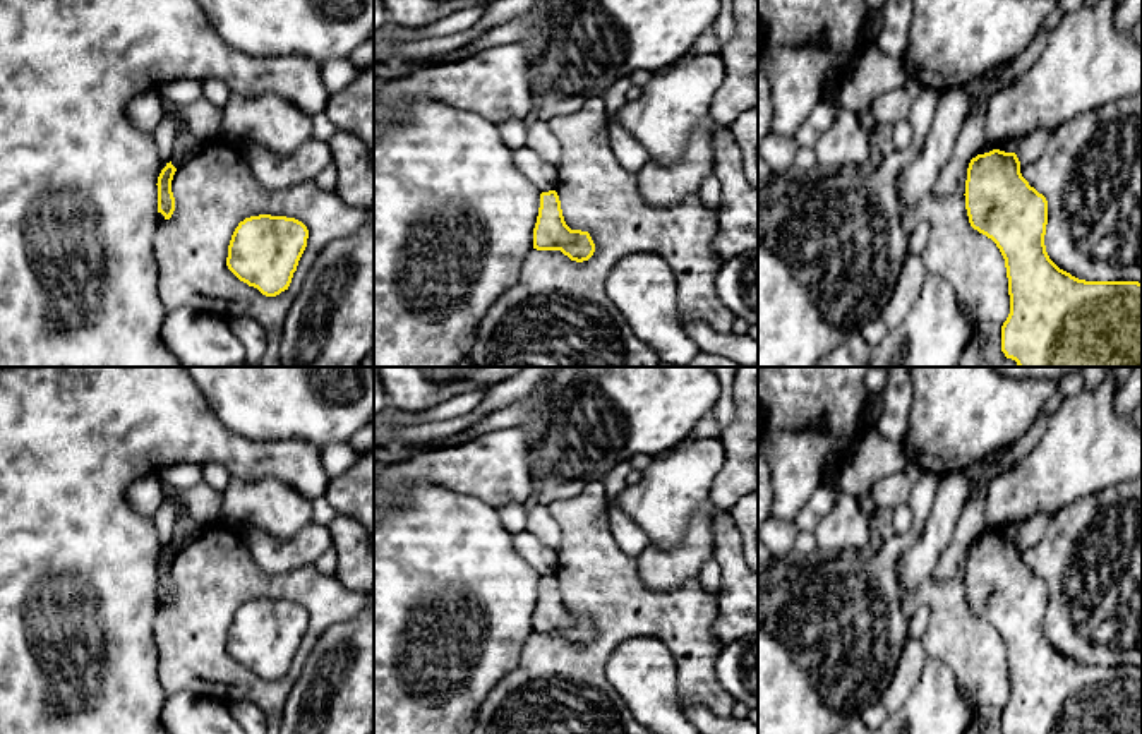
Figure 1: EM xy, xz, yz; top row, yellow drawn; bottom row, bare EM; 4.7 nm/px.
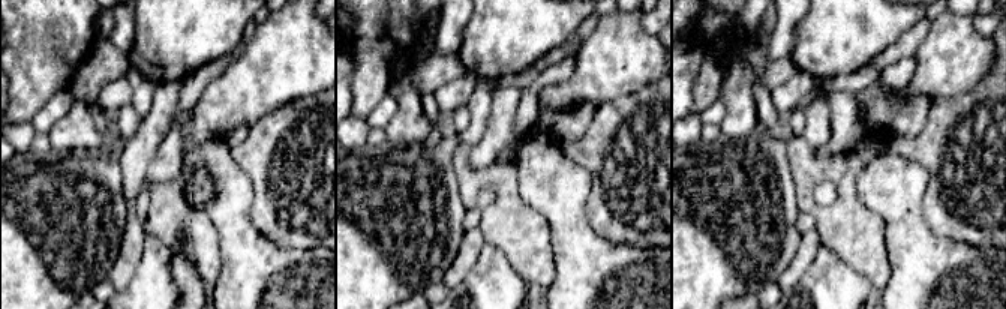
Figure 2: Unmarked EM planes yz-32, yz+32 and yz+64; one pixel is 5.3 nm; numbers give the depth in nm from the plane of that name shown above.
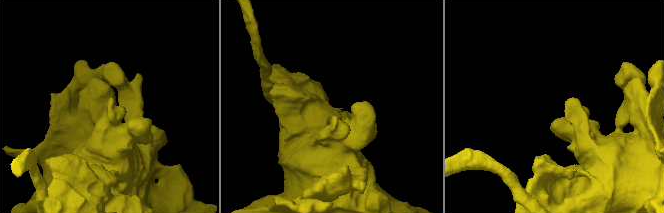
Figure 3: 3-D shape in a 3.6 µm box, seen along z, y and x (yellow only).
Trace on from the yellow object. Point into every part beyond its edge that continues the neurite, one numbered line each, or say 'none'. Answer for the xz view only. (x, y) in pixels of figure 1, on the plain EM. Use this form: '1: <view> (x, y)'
none

